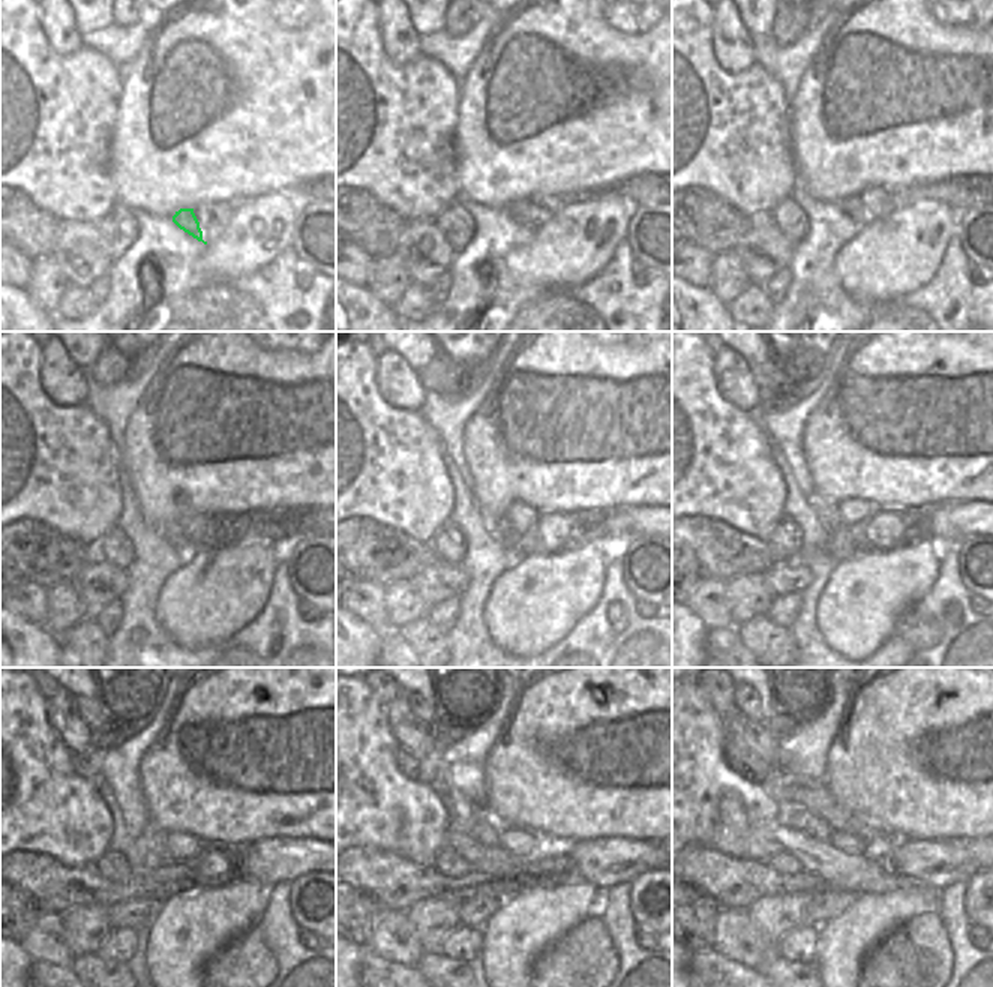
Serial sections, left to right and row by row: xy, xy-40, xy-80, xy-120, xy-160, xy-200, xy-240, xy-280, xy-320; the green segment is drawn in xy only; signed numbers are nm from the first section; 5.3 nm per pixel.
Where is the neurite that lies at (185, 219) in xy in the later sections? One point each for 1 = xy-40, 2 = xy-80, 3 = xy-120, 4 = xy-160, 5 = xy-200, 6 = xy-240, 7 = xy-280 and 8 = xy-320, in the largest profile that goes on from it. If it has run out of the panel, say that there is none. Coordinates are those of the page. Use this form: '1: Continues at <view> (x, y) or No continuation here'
1: Continues at xy-40 (518, 210)
2: Continues at xy-80 (852, 206)
3: Continues at xy-120 (176, 537)
4: Continues at xy-160 (498, 527)
5: Continues at xy-200 (828, 513)
6: Continues at xy-240 (155, 839)
7: Continues at xy-280 (485, 830)
8: Continues at xy-320 (792, 815)

